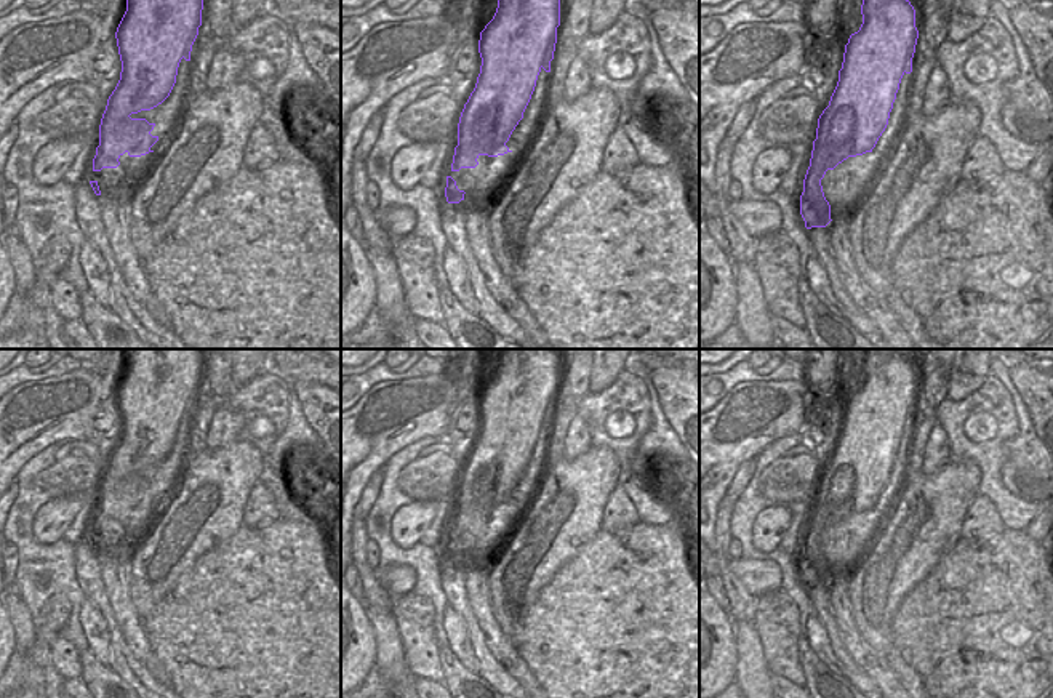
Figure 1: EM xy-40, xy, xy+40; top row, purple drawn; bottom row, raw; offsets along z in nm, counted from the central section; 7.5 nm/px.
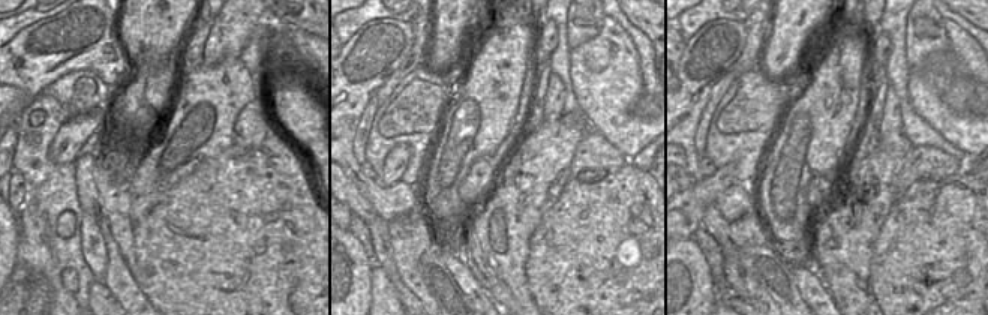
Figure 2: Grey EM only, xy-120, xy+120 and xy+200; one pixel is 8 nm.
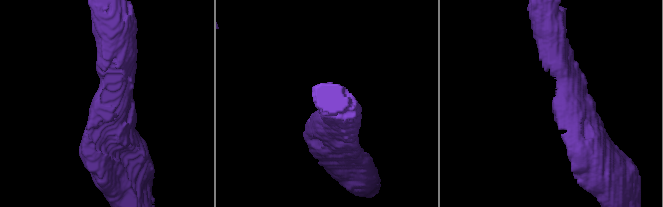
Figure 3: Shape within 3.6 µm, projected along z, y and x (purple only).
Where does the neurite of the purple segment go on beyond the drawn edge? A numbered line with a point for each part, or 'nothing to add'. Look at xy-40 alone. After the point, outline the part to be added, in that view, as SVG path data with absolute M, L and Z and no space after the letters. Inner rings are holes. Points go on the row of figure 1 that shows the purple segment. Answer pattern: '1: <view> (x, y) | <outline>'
1: xy-40 (122, 181) | M184 58L179 62L176 83L170 96L150 110L141 110L131 114L131 118L146 118L154 123L152 136L158 141L150 147L150 152L141 157L130 157L128 152L120 155L120 165L117 168L102 168L93 171L90 181L96 181L101 195L110 195L117 199L131 197L131 194L144 183L150 174L157 160L166 150L170 141L178 131L186 102L189 99L189 61Z

